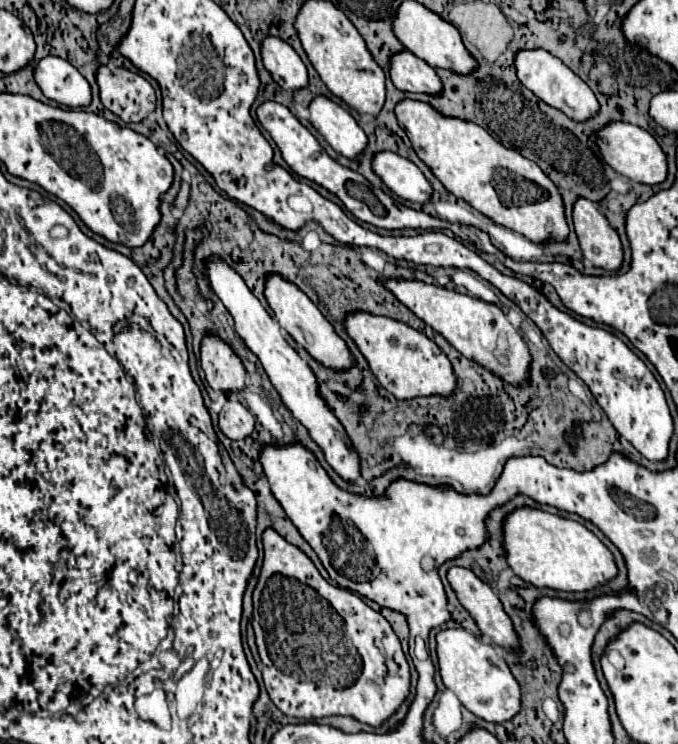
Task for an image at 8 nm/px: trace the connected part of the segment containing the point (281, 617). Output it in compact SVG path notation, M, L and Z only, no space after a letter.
M274 528L262 532L262 546L262 570L252 594L252 628L270 700L286 716L302 720L346 714L364 724L380 726L402 704L410 686L410 668L392 626L354 592L326 582L312 560L300 548L286 542Z

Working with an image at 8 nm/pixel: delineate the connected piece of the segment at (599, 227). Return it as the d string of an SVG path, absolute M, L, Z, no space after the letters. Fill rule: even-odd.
M578 196L572 206L572 222L582 254L594 266L618 270L622 264L620 238L610 228L608 220L598 212L596 204Z

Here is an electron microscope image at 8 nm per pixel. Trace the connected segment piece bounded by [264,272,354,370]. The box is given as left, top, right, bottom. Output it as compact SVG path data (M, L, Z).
M270 272L266 274L266 284L264 284L264 296L270 304L270 308L274 310L274 316L278 320L278 324L302 346L308 350L308 354L318 360L324 366L330 366L334 370L346 370L350 368L352 356L348 352L348 346L344 344L344 340L334 332L332 324L322 316L322 312L316 308L316 304L312 304L312 300L292 282L288 282L284 276Z

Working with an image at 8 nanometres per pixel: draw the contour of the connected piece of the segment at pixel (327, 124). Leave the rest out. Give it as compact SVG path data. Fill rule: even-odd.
M316 96L308 110L310 124L338 154L346 158L360 158L368 138L358 122L340 104L326 96Z

